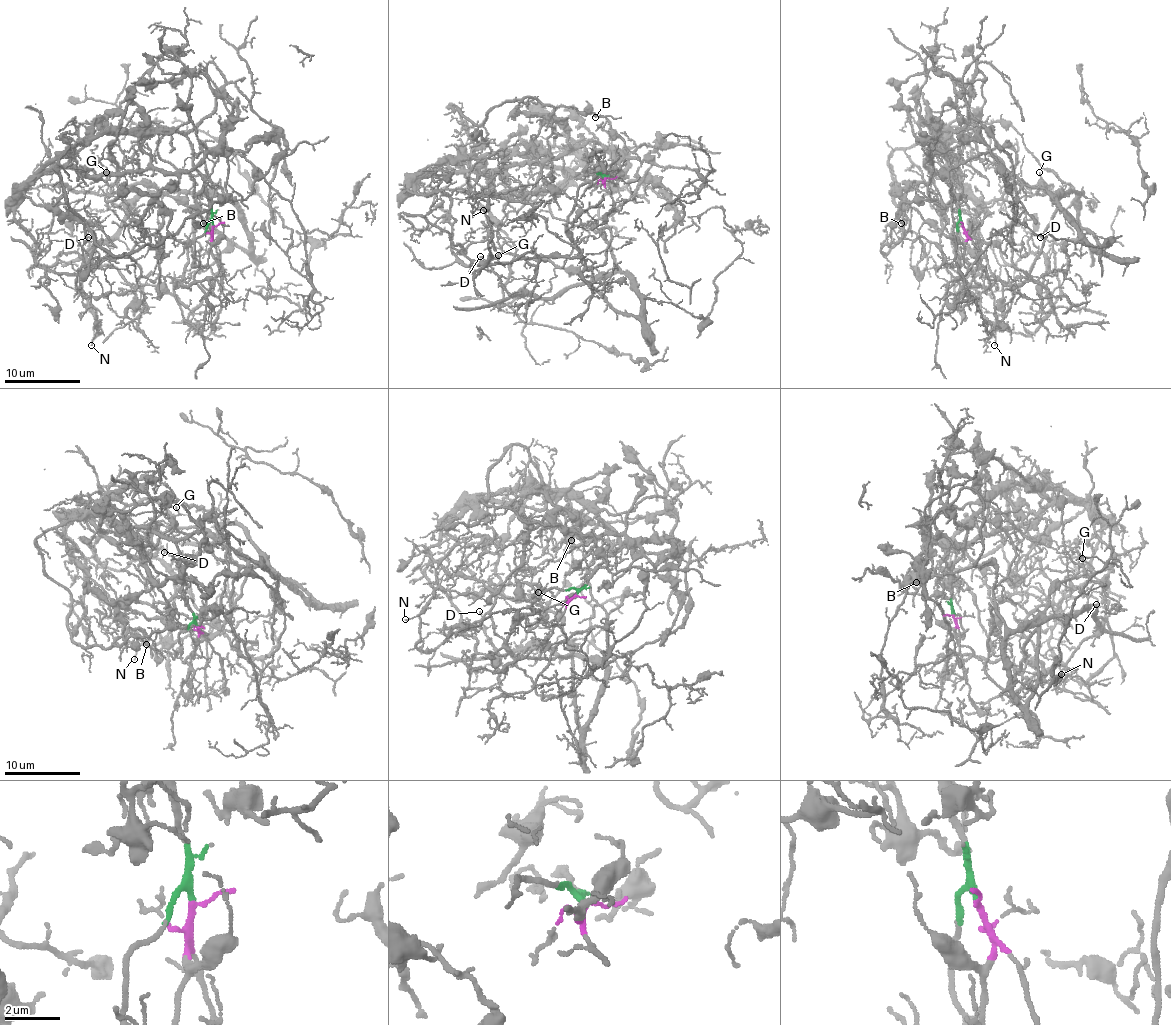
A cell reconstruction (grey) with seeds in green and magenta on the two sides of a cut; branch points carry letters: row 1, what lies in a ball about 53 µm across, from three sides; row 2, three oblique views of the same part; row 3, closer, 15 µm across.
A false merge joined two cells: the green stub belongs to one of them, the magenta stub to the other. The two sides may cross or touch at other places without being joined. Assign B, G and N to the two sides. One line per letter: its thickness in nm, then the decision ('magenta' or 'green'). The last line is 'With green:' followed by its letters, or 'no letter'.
B: 90 nm | green
G: 110 nm | magenta
N: 90 nm | magenta
With green: B

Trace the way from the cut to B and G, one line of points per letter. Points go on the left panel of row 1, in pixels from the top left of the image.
B: (212, 225), (182, 134), (96, 134), (60, 160), (65, 202), (115, 256), (161, 244), (187, 218), (203, 223)
G: (212, 225), (208, 261), (186, 288), (174, 284), (193, 237), (189, 208), (140, 183), (100, 195), (105, 172)

